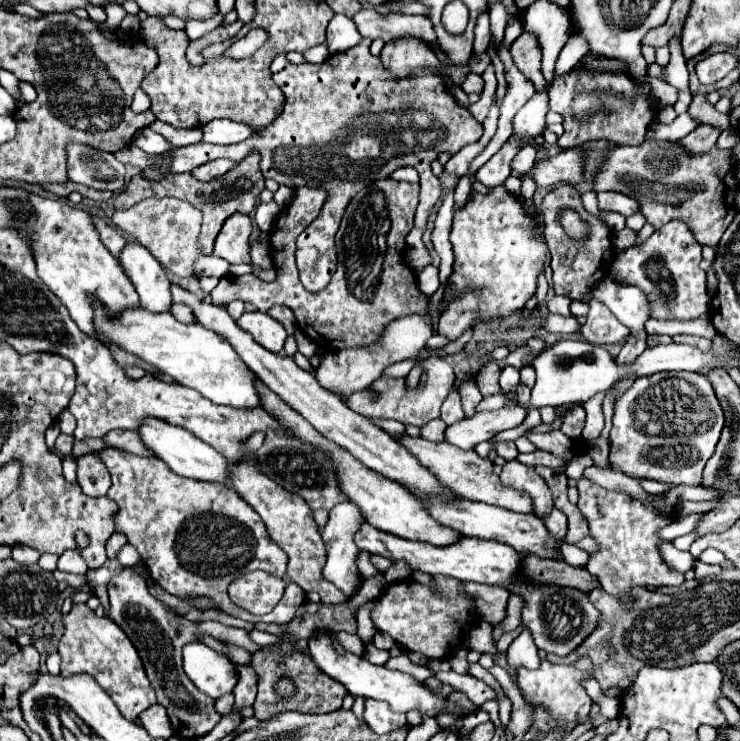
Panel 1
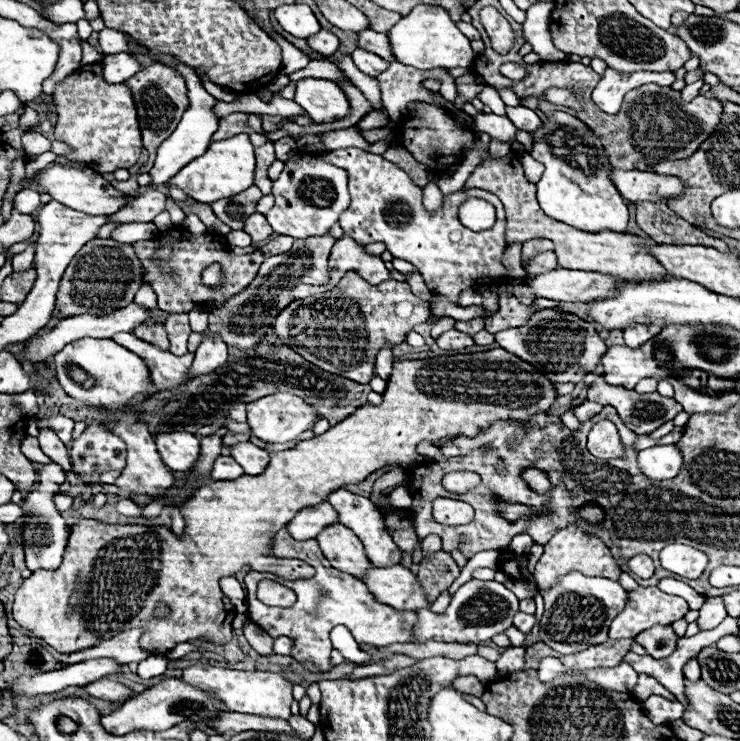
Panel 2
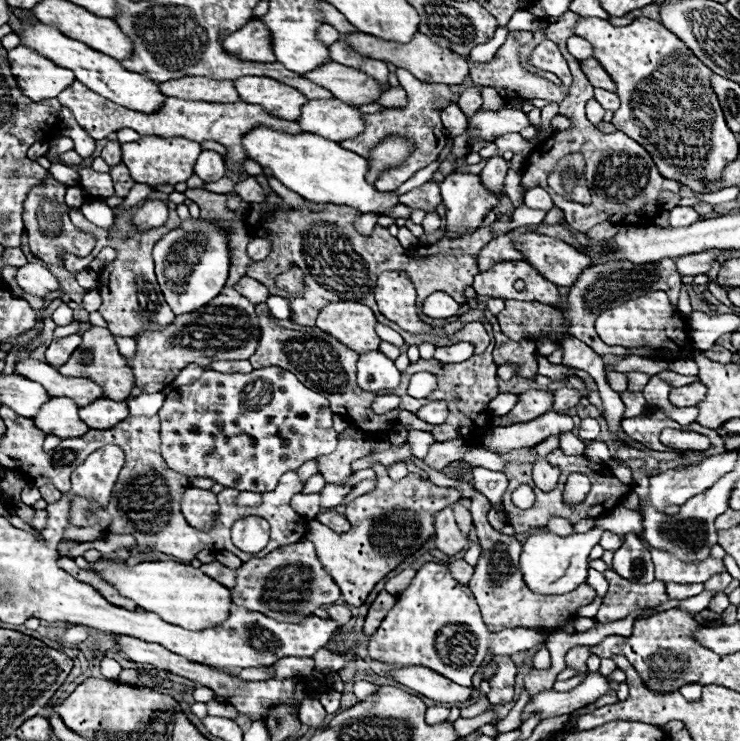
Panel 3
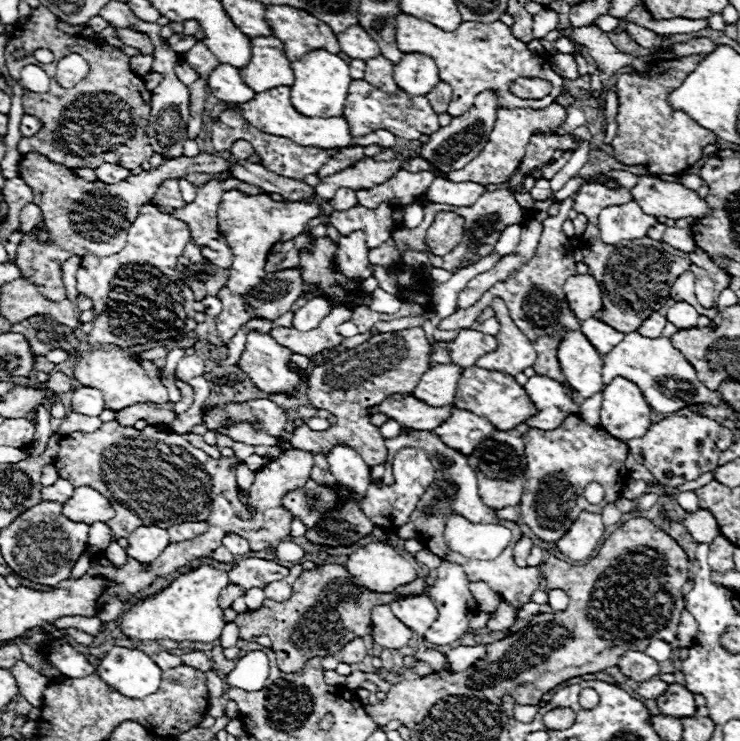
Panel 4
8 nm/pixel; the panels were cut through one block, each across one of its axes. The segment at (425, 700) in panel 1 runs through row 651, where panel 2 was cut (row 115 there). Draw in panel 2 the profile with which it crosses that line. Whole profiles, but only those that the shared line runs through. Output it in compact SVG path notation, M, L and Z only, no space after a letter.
M322 78L298 80L294 102L300 104L308 112L308 116L318 124L334 122L350 114L350 104L344 92L332 80Z

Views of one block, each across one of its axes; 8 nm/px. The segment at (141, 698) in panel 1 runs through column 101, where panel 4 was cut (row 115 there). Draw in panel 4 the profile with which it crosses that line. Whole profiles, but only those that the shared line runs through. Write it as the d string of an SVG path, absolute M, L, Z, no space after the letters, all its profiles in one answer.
M688 56L678 60L654 60L648 68L648 76L620 74L616 82L616 94L620 98L618 130L612 140L614 158L624 164L644 164L650 174L680 174L694 166L702 158L702 148L716 142L716 136L696 124L684 112L676 112L666 104L668 94L678 88L688 72L696 68L700 56Z

